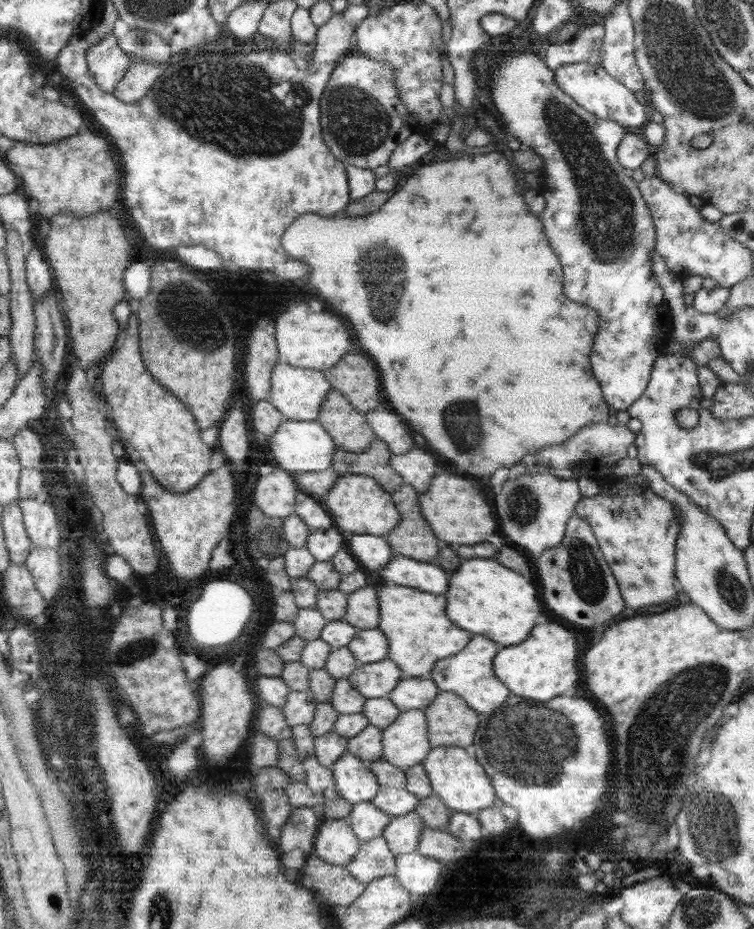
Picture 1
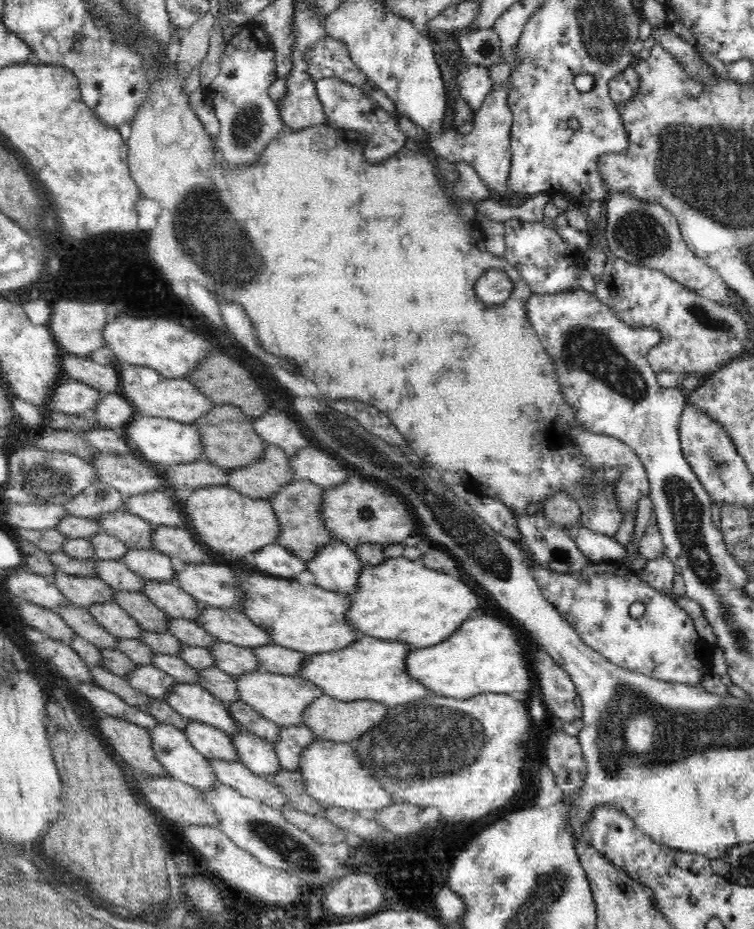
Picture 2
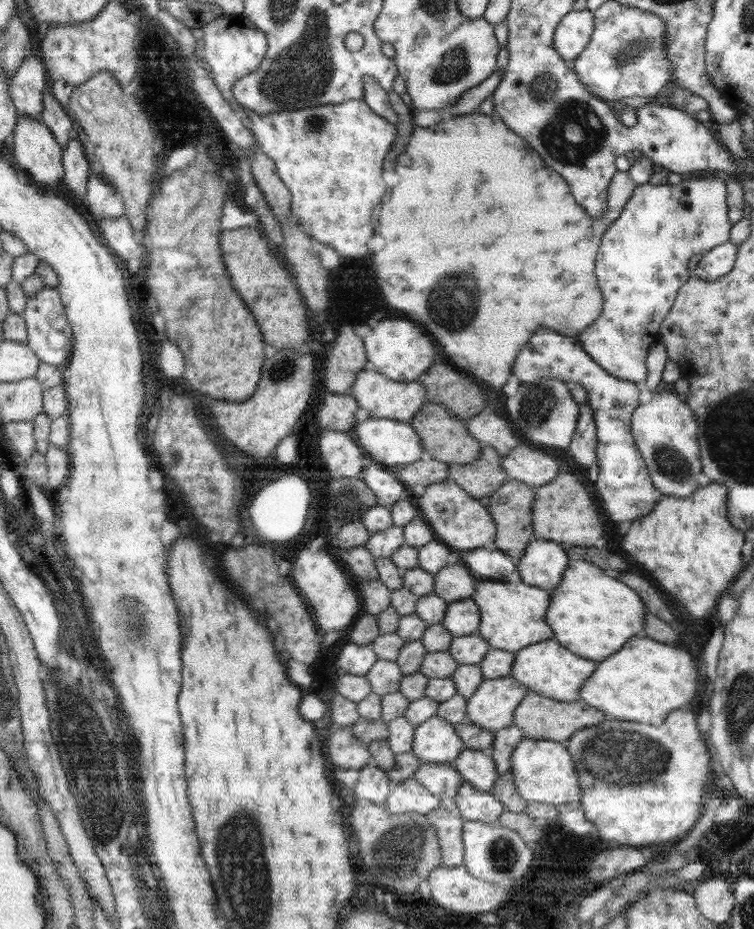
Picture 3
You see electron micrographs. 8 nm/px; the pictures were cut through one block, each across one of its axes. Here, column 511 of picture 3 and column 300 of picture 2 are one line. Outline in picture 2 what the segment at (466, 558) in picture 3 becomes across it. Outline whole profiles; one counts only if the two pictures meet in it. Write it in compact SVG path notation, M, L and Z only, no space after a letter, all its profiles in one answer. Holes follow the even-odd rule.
M277 542L254 552L256 571L272 577L296 579L299 574L306 572L306 564L306 561L294 556Z

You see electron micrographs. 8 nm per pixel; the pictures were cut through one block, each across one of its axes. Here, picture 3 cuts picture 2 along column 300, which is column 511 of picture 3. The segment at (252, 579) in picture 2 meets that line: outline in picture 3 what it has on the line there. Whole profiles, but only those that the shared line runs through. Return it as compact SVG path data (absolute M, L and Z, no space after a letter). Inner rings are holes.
M505 580L478 582L476 592L471 597L471 600L478 604L478 609L480 609L477 634L485 638L492 649L514 654L530 644L554 639L551 626L546 624L550 595L550 592L532 587L523 581L518 584Z

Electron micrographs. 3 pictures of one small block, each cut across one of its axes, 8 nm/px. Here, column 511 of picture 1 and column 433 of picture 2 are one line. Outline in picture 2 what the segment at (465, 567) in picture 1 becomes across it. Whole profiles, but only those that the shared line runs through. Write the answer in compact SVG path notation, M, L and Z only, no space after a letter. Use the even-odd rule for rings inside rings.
M387 558L376 566L365 563L360 574L359 590L348 596L351 610L347 622L362 636L400 641L415 649L428 648L444 642L470 613L480 609L480 594L474 588L460 578L426 568L420 558Z

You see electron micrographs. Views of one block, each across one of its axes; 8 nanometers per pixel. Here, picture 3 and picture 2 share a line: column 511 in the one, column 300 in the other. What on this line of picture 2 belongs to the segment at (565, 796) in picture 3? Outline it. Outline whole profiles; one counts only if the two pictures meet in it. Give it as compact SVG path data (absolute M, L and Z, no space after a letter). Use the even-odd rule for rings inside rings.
M317 739L300 752L300 764L297 770L302 773L306 791L310 796L328 806L369 814L396 803L396 795L380 785L380 781L360 759L358 751L349 743Z

